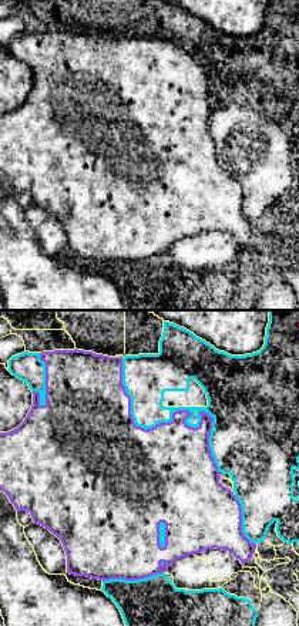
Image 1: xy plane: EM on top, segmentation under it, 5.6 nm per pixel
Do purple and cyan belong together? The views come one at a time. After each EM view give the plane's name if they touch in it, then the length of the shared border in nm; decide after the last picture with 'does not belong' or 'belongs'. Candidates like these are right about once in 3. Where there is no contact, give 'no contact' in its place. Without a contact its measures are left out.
xy | 650 nm

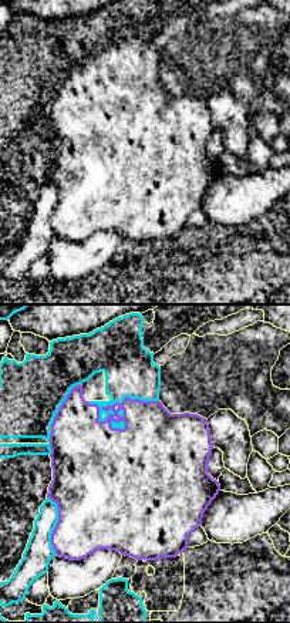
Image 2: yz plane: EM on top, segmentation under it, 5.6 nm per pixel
yz | 400 nm

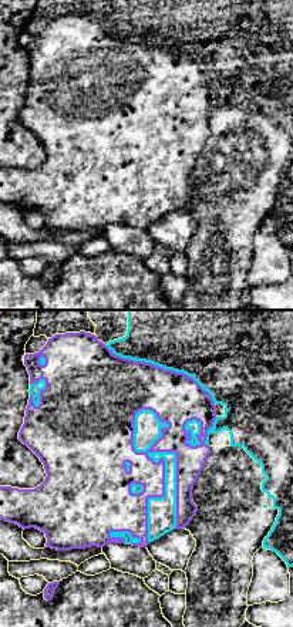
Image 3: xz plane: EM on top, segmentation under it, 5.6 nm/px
xz | 750 nm

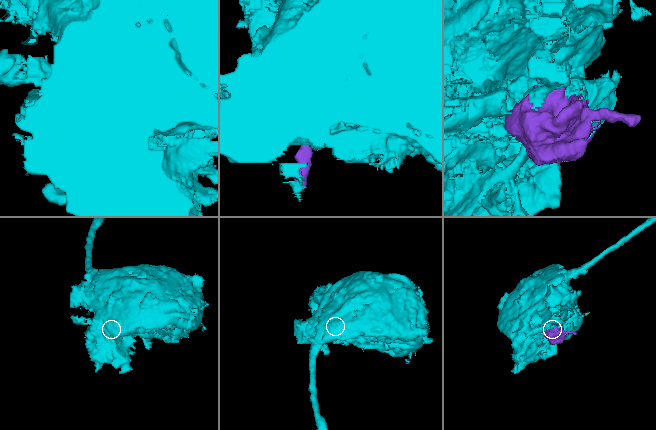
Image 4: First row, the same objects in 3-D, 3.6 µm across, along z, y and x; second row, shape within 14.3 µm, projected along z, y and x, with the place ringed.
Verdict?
does not belong

